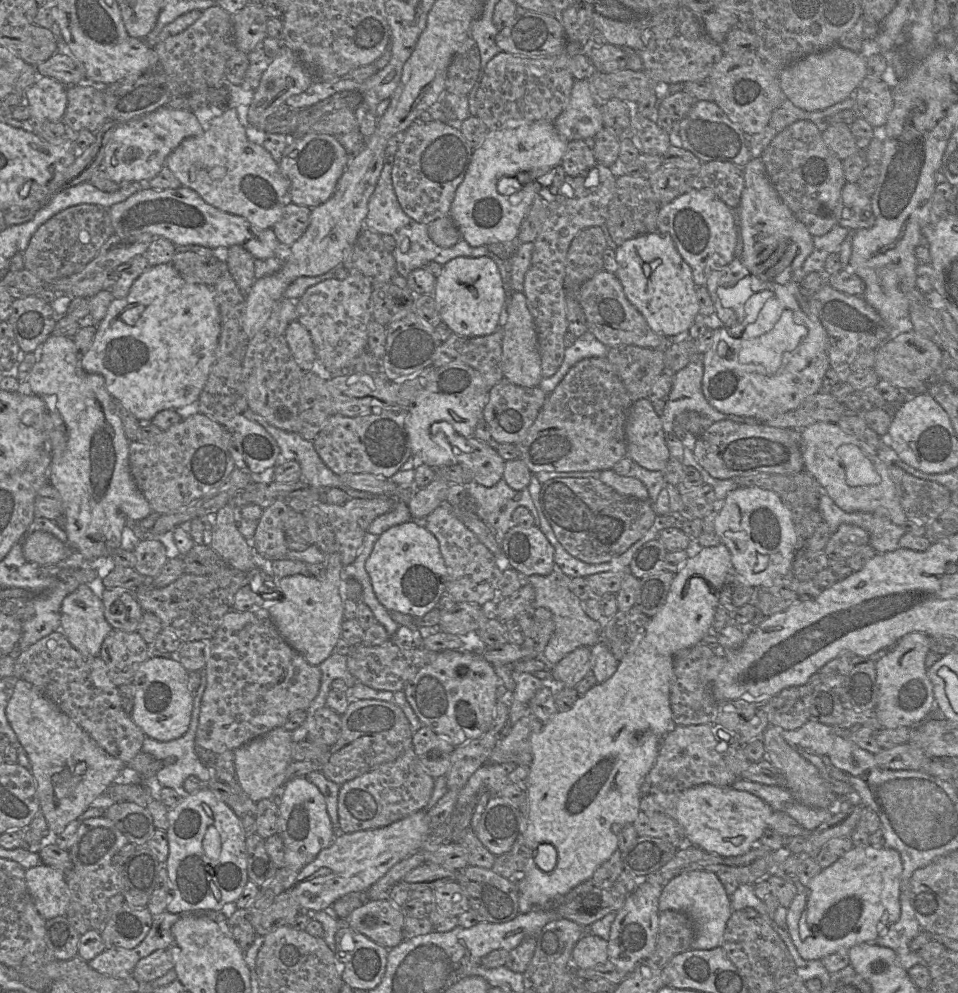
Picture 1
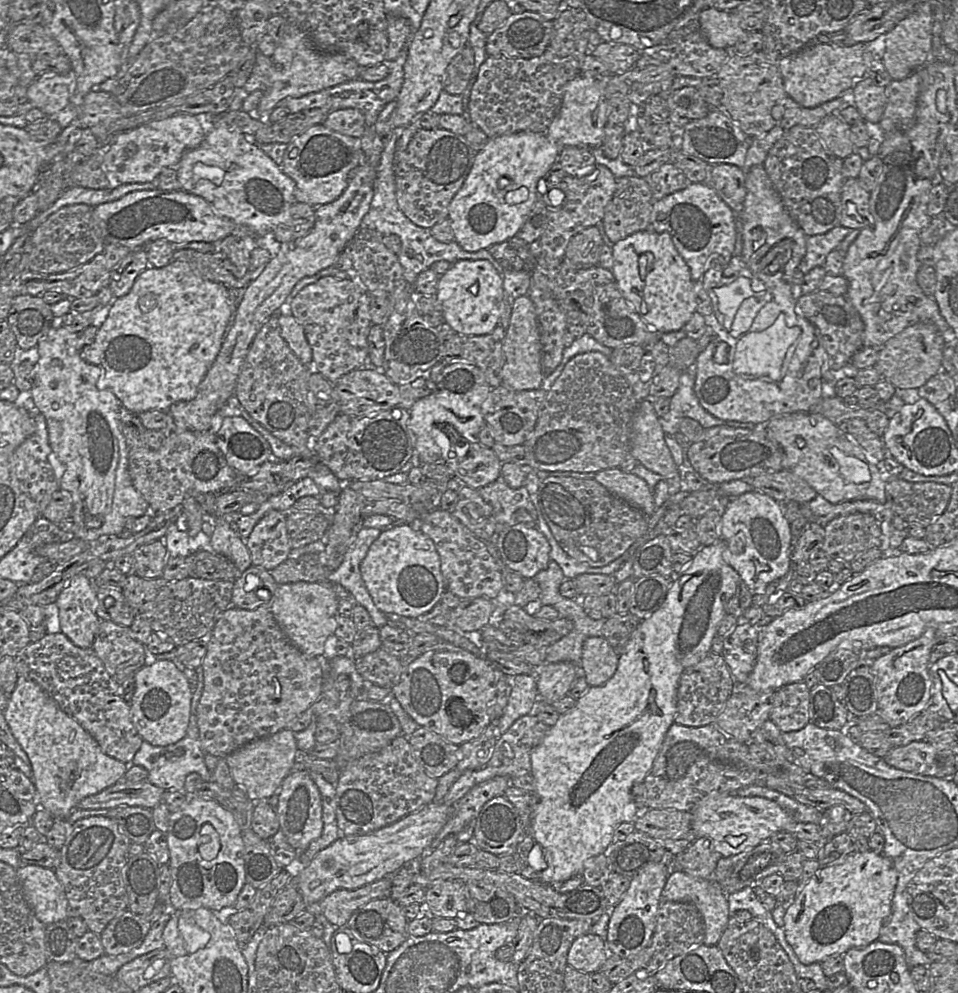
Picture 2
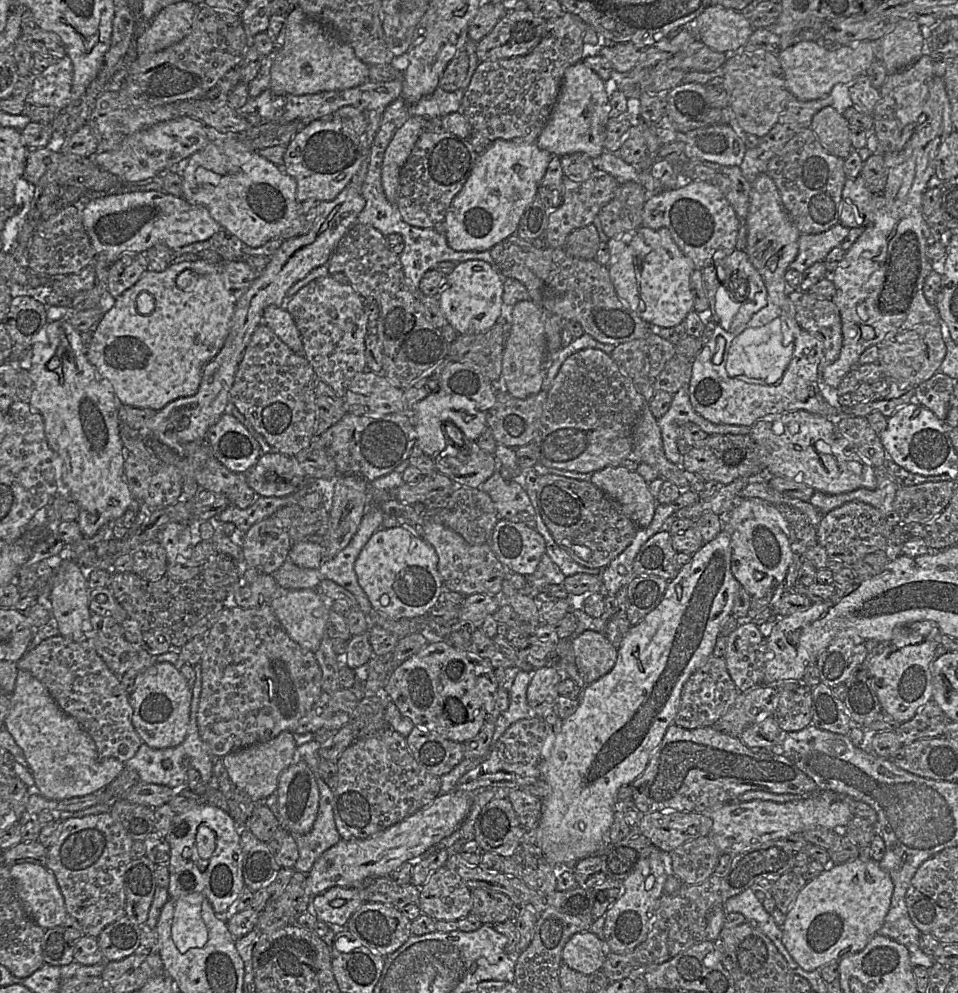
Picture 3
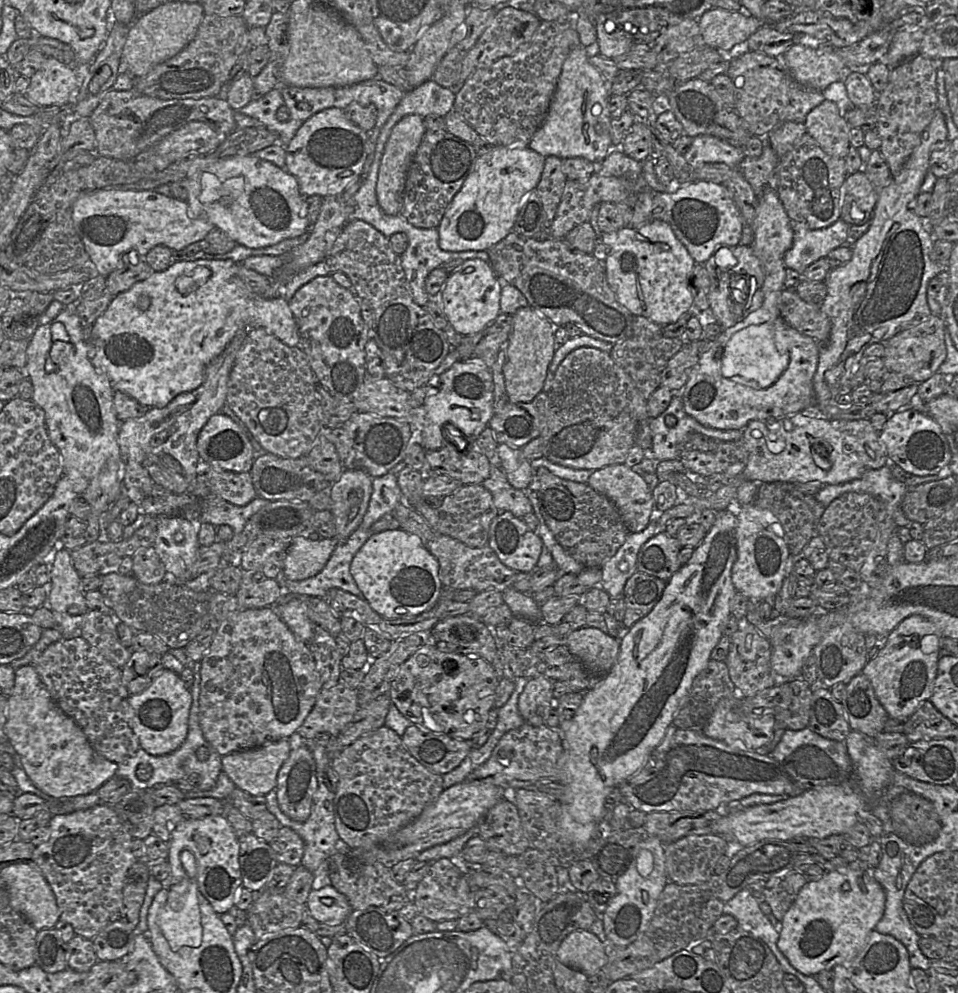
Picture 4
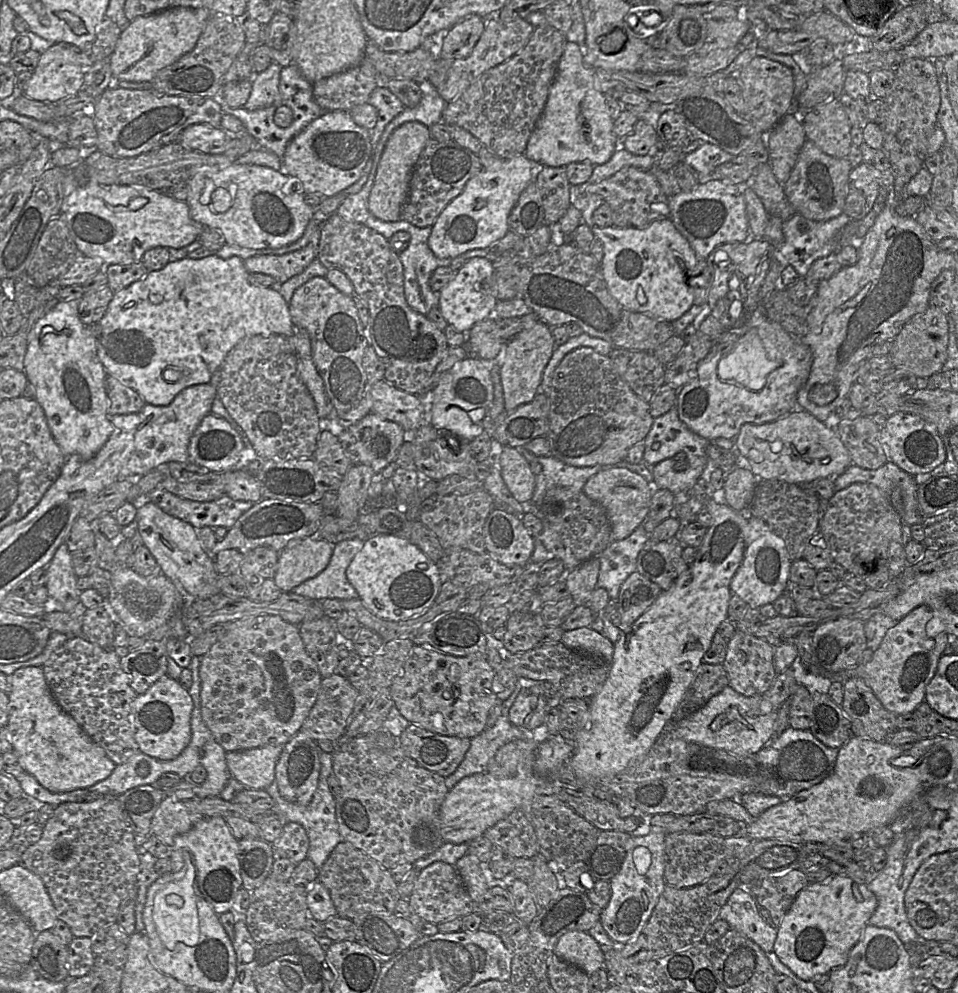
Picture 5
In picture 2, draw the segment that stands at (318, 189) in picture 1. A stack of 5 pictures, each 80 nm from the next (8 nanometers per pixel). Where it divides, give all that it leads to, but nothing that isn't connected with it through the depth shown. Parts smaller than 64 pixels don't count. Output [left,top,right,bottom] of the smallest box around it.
[280,124,361,208]

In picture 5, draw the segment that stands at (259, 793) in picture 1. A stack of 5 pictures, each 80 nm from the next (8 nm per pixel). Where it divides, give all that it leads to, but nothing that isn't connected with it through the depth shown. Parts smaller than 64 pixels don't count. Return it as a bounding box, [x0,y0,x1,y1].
[226,746,283,790]

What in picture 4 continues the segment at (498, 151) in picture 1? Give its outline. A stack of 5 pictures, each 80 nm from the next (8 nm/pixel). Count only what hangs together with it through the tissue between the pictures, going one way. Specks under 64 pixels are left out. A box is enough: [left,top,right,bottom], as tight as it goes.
[437,146,546,252]

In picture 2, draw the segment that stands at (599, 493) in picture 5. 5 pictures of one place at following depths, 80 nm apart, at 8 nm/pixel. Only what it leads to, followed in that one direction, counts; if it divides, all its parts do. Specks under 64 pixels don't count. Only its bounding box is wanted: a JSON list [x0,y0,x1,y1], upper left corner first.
[594,468,656,517]

